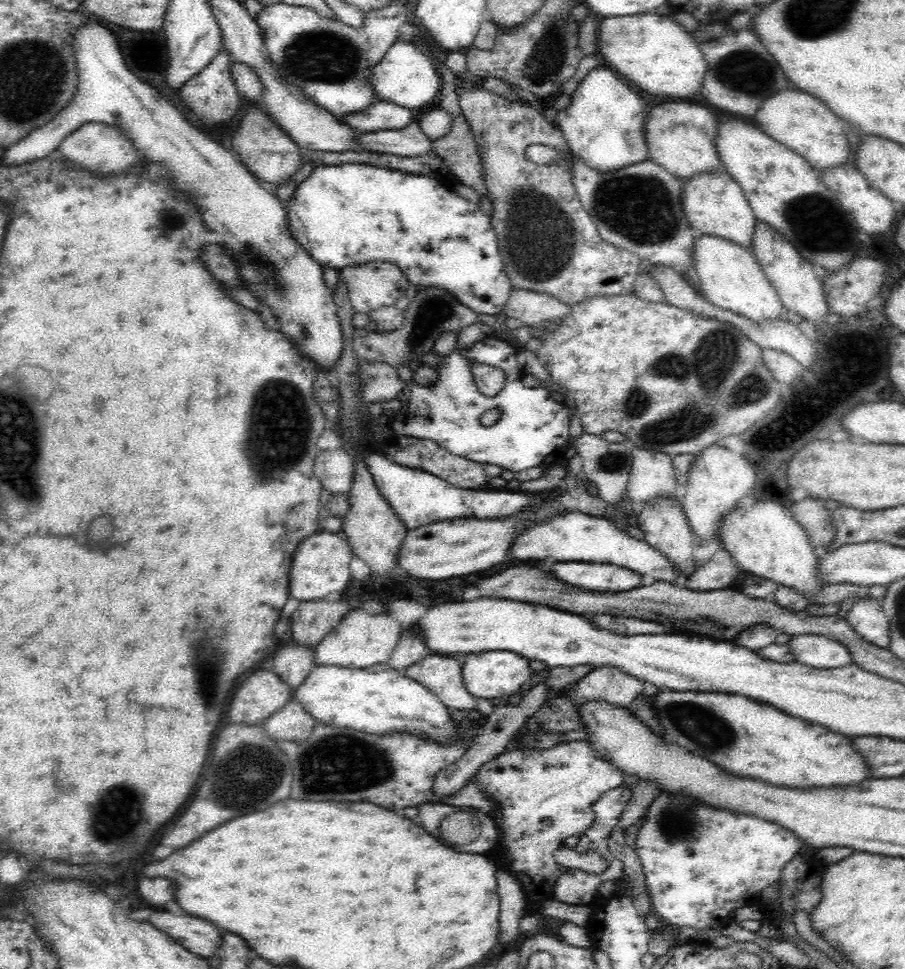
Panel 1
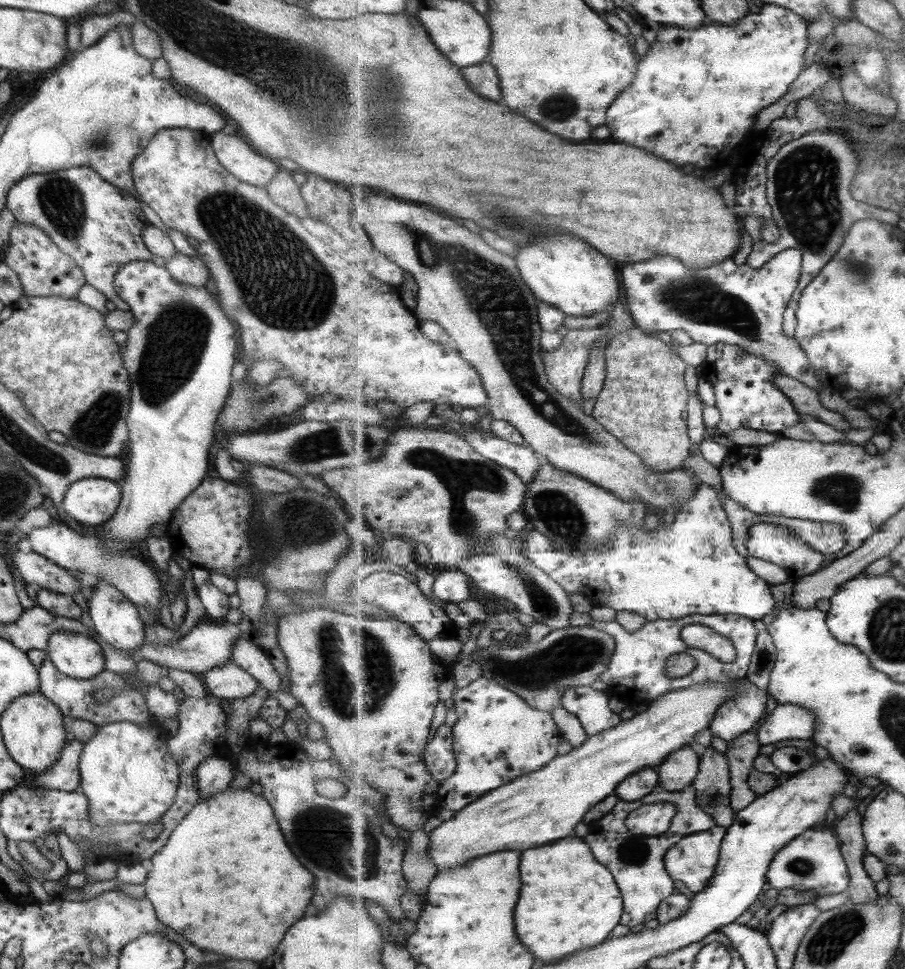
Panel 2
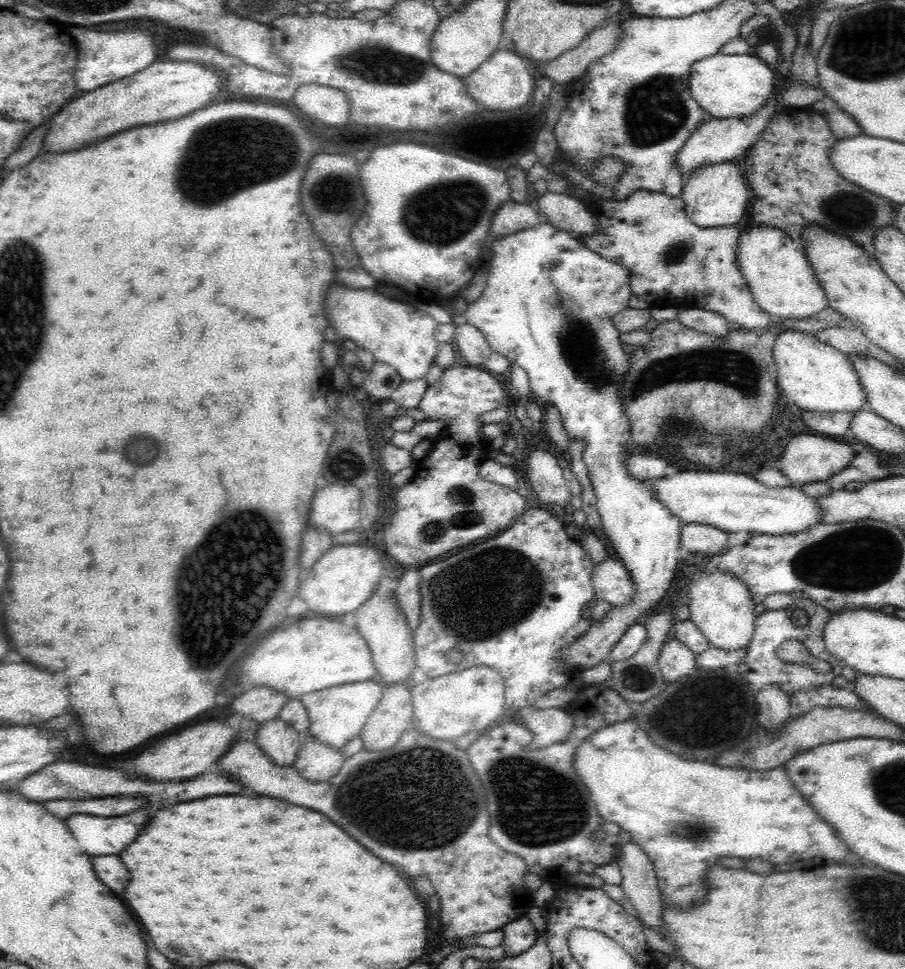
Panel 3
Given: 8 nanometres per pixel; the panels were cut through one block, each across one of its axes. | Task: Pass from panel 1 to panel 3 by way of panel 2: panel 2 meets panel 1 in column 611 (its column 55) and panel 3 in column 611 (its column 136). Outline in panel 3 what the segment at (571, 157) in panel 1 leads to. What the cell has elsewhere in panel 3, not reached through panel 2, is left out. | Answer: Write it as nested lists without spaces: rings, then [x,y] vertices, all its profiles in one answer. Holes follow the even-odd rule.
[[[644,189],[633,192],[623,201],[611,198],[599,207],[595,206],[591,201],[589,203],[585,203],[585,205],[588,207],[589,212],[594,213],[595,219],[599,222],[599,231],[591,237],[584,237],[584,242],[586,242],[585,245],[590,248],[590,250],[600,254],[600,256],[604,256],[604,258],[608,260],[613,260],[617,264],[624,266],[624,269],[628,269],[630,287],[632,290],[632,298],[630,298],[629,308],[652,310],[656,308],[678,308],[678,306],[682,306],[685,308],[703,309],[706,311],[718,312],[720,315],[724,316],[729,322],[732,331],[744,329],[750,332],[766,332],[766,330],[770,330],[769,328],[774,322],[773,317],[764,312],[764,310],[757,304],[754,296],[752,295],[752,290],[748,287],[748,283],[746,283],[746,279],[744,279],[744,275],[742,275],[742,271],[740,271],[740,267],[738,267],[737,244],[738,238],[740,238],[740,226],[700,228],[688,218],[685,211],[685,204],[681,197],[670,197],[664,195],[664,193]]]

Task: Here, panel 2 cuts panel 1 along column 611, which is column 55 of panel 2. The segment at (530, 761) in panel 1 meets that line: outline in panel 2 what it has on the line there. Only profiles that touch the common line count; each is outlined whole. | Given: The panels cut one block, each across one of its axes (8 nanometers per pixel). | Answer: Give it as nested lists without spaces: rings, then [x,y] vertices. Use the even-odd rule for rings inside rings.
[[[71,740],[60,750],[60,756],[44,772],[34,774],[29,780],[31,788],[51,788],[51,790],[75,791],[80,787],[80,777],[78,772],[78,759],[80,758],[83,743],[78,740]]]

